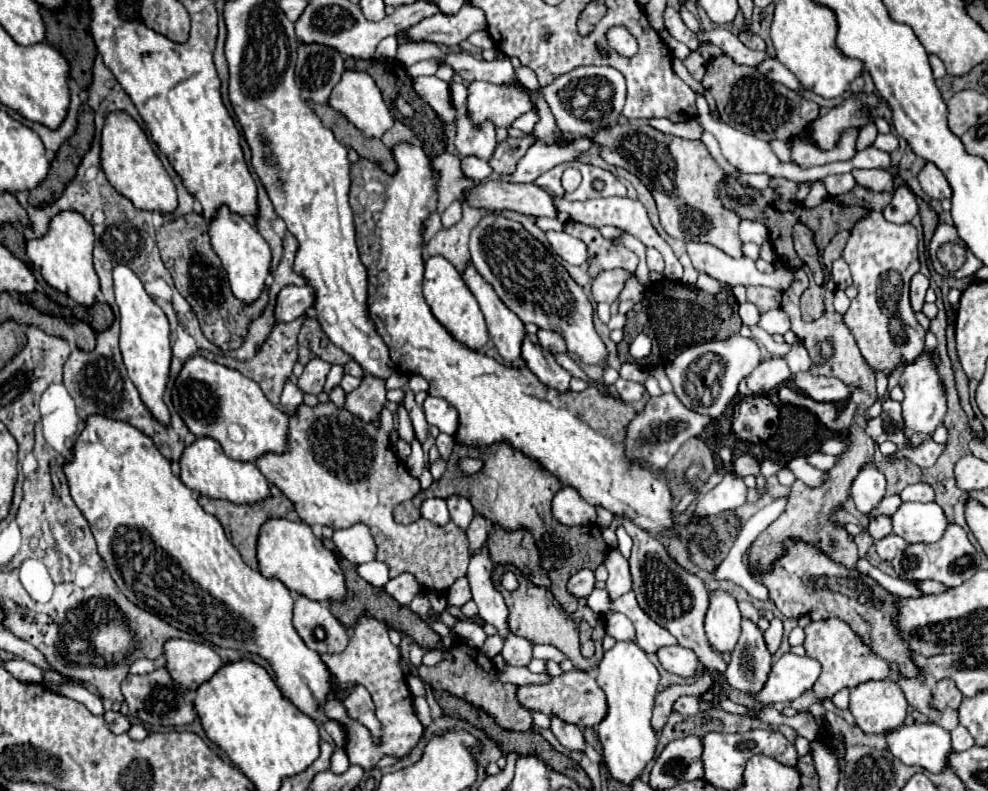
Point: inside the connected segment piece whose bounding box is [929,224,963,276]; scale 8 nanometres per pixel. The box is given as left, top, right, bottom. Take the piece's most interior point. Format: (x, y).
(944, 233)

